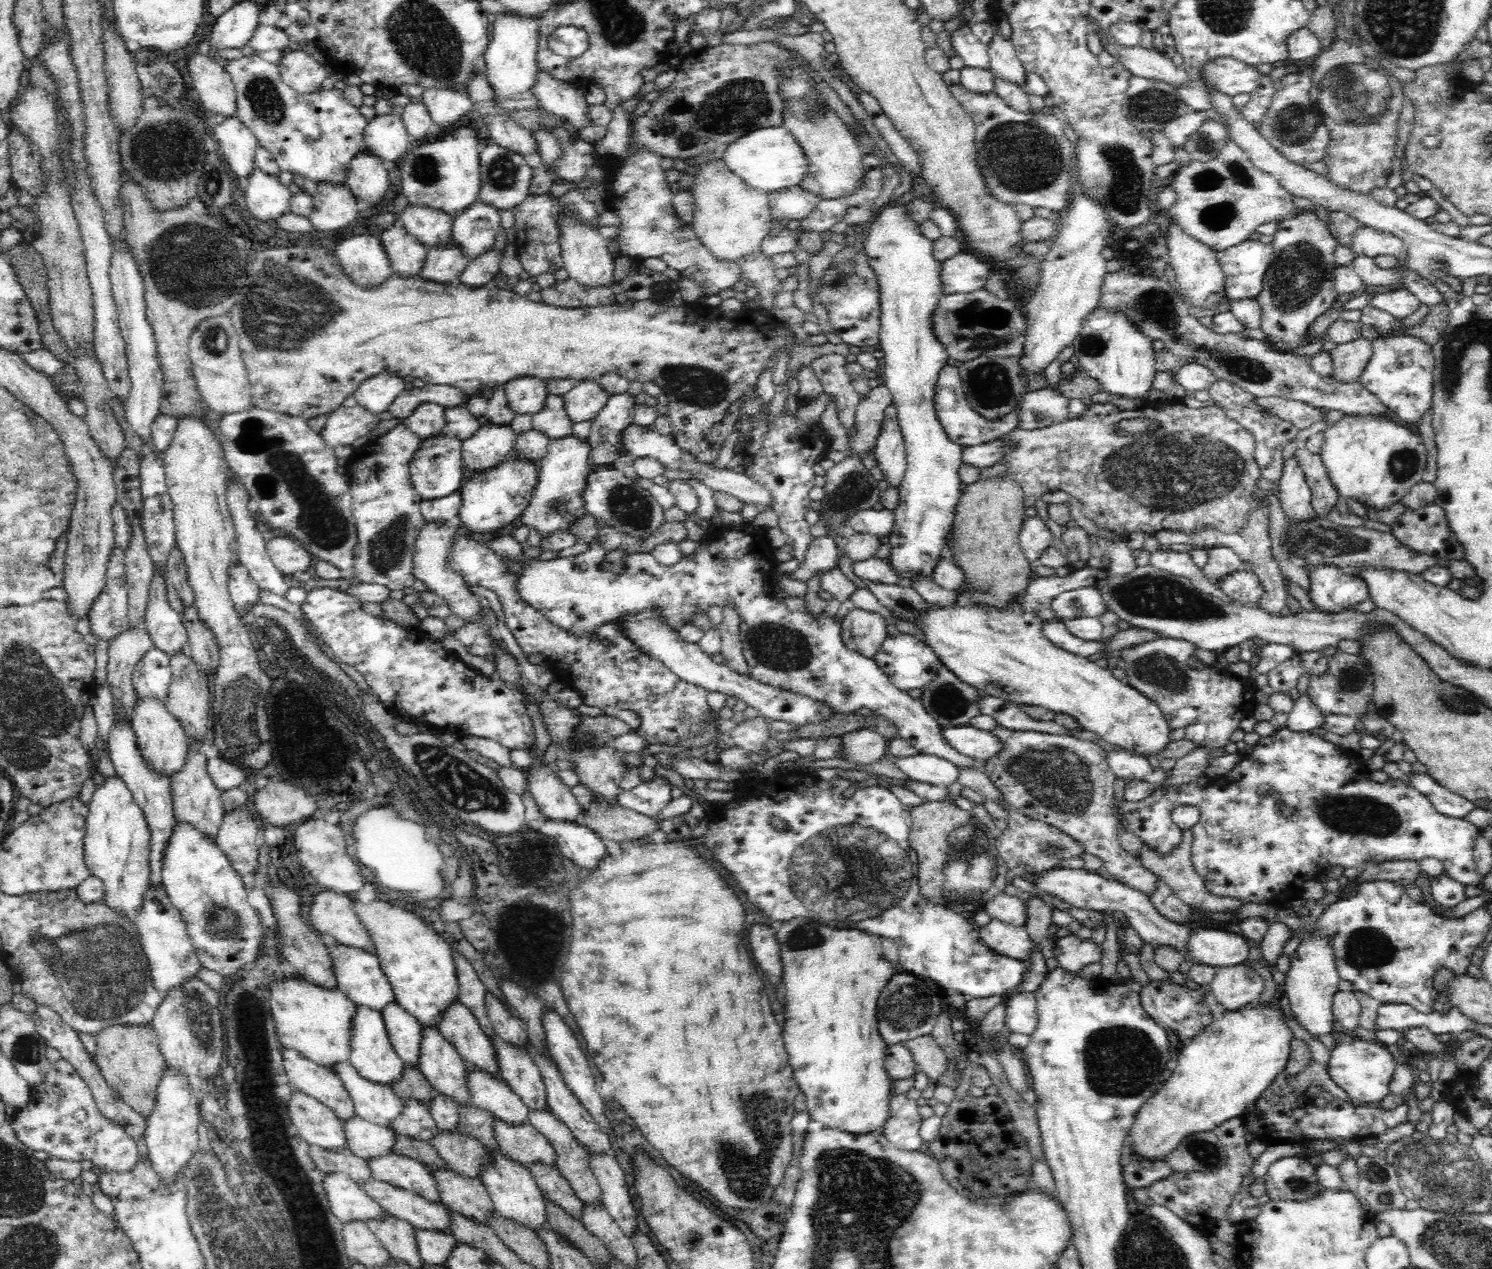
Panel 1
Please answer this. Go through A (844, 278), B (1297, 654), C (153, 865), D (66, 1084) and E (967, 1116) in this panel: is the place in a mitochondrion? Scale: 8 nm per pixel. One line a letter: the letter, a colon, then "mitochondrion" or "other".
A: mitochondrion
B: other
C: other
D: other
E: other

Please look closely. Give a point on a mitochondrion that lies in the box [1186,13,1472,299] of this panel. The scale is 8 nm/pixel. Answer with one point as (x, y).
(1355, 93)

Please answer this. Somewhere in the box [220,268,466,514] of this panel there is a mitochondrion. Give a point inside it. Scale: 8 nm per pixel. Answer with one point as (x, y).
(276, 304)

